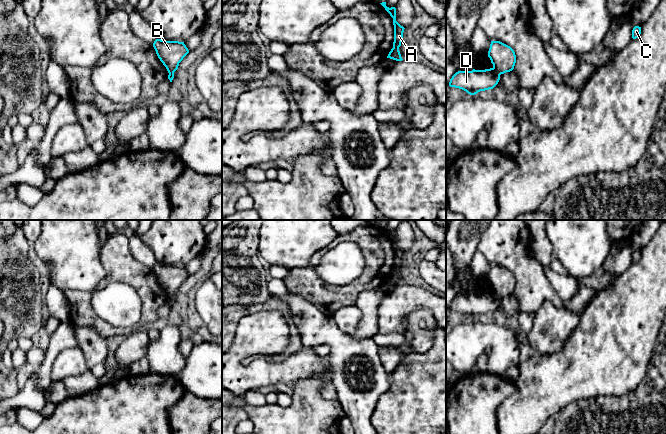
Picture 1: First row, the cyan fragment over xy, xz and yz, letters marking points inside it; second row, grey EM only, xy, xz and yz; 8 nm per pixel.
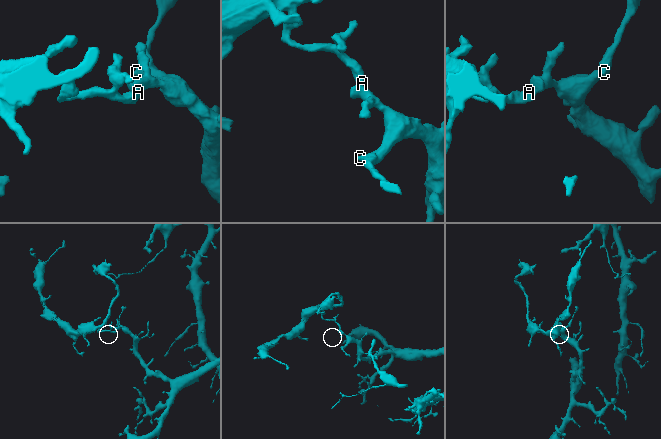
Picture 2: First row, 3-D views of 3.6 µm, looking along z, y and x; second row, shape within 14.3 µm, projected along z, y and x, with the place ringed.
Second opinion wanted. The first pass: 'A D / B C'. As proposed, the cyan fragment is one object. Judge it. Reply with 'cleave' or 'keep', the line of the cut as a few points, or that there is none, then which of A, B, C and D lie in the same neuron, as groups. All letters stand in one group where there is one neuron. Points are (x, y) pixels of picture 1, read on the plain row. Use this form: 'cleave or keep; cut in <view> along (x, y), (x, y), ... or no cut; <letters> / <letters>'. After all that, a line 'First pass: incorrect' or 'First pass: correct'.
cleave; cut in yz along (493, 291), (500, 298); A D / B C
First pass: correct

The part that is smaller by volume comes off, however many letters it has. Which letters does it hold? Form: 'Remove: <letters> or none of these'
Remove: A, D

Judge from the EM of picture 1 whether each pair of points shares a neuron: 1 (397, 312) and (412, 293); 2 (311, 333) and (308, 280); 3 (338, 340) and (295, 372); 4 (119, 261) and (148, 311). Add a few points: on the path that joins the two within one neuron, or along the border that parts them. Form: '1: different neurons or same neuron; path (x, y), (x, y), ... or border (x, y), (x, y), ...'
1: same neuron; path (398, 307), (407, 298)
2: different neurons; border (288, 290), (309, 300), (321, 312), (328, 315)
3: different neurons; border (327, 357), (332, 372), (332, 380)
4: same neuron; path (131, 273), (148, 290), (148, 299)

